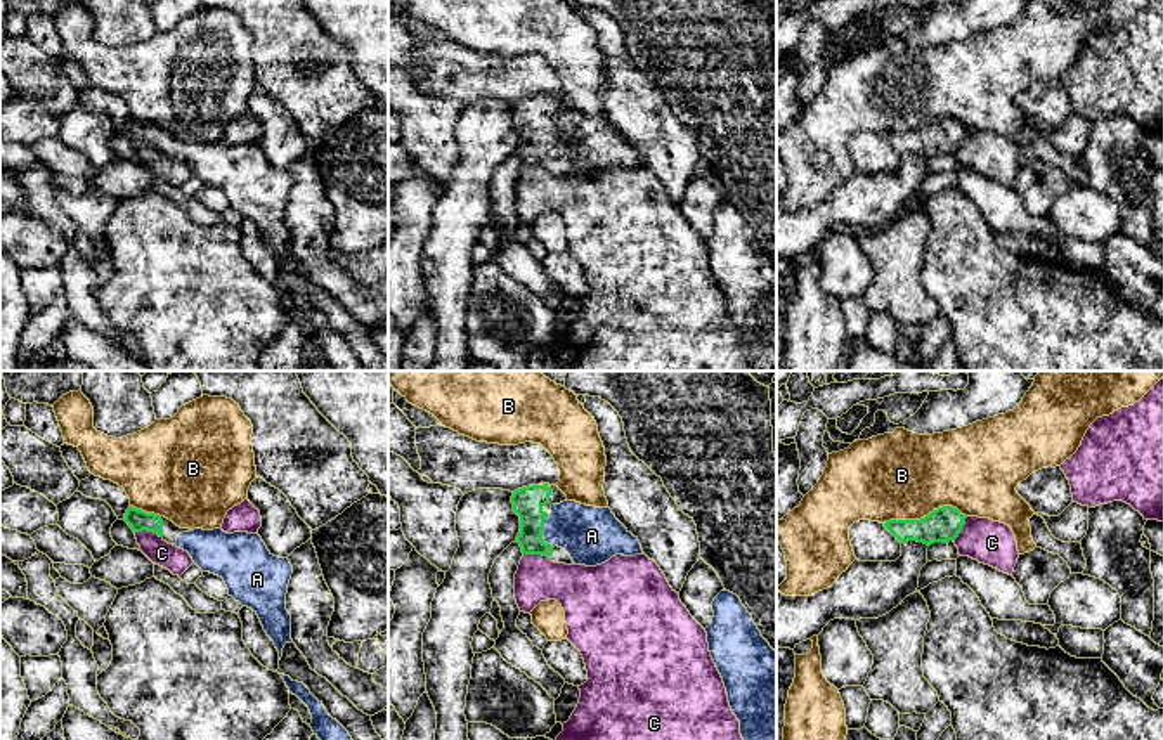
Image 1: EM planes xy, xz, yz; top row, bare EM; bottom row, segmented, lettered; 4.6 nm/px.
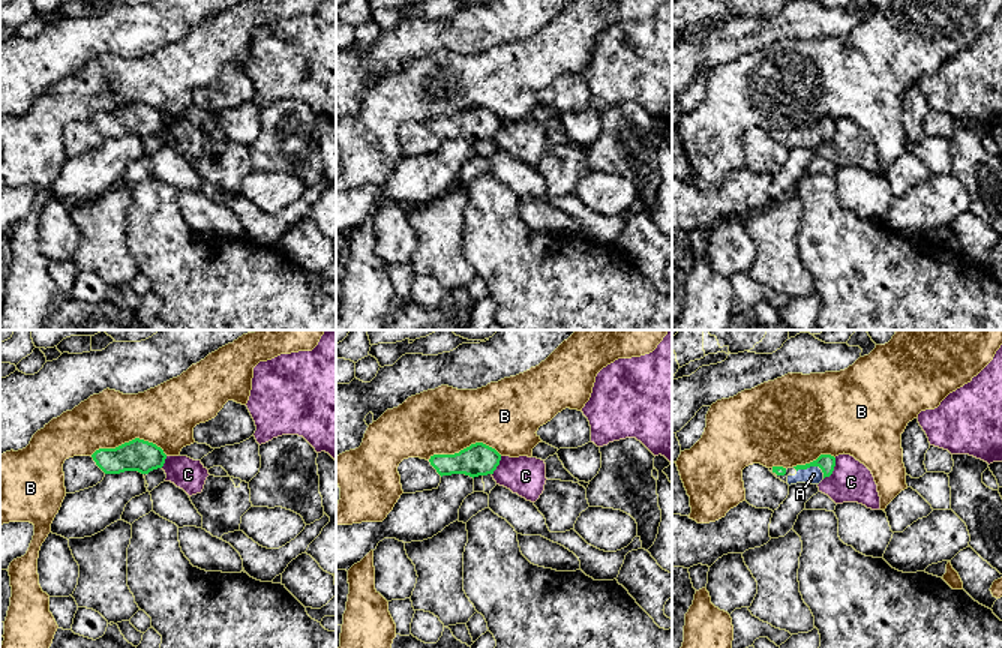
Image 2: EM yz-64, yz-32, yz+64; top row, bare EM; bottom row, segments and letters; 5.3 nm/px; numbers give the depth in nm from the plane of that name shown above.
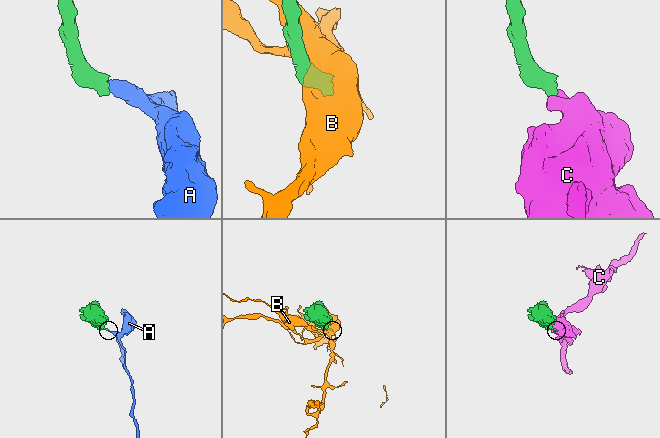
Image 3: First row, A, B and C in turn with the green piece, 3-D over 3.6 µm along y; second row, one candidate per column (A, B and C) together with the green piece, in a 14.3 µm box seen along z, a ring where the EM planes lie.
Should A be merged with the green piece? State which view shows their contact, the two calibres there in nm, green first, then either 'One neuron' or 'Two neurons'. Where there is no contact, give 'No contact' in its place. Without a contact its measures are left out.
Touches green in xz. Thickness 140 nm (green) against 280 nm. One neuron

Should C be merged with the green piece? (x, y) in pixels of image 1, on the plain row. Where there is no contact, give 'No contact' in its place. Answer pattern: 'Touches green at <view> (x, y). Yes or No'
Touches green at xy (149, 142). No

